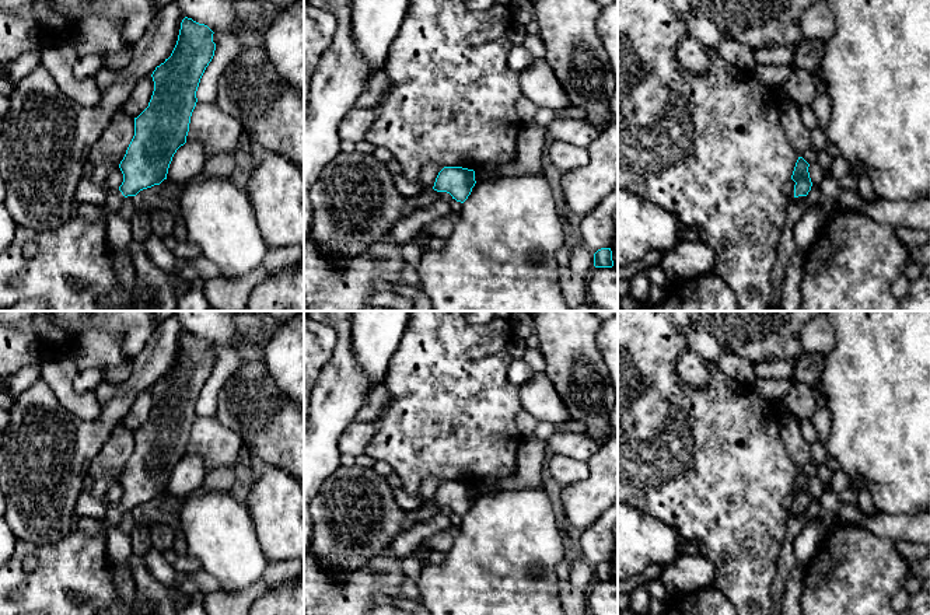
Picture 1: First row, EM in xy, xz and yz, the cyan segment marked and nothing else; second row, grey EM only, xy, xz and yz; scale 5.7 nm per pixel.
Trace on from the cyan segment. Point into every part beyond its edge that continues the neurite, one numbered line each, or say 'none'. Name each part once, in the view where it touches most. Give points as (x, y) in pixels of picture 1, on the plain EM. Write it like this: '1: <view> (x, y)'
1: xy (93, 527)

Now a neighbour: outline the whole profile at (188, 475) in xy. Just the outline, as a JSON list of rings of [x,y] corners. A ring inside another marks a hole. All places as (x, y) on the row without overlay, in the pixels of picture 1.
[[[188,455],[172,471],[167,493],[183,497],[199,489],[206,476],[206,467],[199,455]]]

